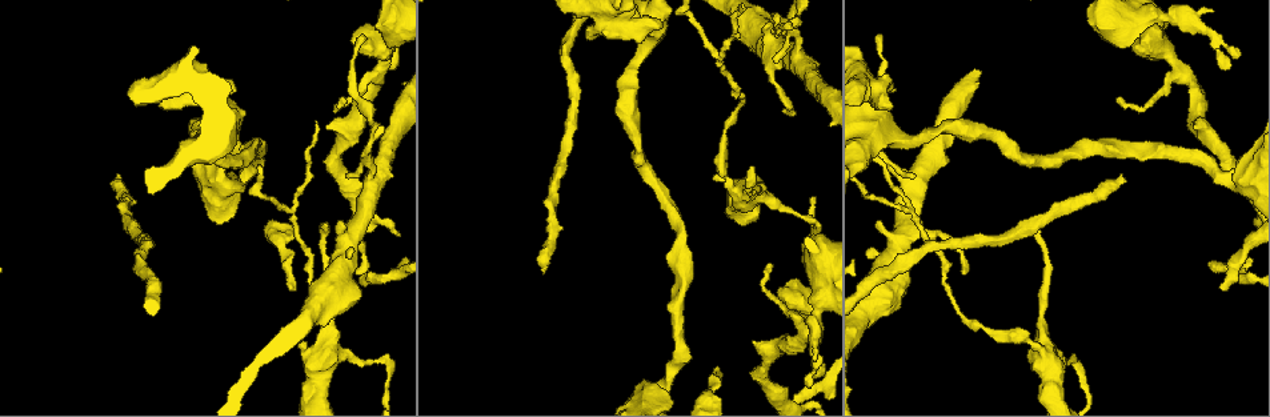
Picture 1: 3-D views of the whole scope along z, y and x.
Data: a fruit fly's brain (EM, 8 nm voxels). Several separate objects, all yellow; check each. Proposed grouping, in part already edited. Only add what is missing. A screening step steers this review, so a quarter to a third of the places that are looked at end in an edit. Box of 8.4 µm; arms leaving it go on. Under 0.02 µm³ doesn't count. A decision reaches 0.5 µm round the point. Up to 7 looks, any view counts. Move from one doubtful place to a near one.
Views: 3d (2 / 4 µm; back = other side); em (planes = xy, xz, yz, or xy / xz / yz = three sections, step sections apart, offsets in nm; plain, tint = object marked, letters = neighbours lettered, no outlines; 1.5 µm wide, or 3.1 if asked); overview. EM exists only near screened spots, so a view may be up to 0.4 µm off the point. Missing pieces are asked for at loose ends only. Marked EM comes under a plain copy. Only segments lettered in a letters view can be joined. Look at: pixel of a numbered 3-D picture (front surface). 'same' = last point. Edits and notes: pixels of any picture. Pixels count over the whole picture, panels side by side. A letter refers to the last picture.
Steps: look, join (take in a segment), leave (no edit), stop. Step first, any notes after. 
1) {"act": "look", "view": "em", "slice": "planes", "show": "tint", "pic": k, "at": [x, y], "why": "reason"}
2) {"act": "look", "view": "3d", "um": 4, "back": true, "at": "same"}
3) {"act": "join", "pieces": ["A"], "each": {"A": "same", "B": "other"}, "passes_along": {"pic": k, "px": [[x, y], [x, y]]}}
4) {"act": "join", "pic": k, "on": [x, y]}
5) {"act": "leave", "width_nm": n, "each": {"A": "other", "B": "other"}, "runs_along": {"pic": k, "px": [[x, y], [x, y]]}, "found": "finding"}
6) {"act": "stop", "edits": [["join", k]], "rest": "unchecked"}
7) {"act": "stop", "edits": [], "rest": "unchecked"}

{"act": "look", "view": "em", "slice": "xz", "step": 8, "show": "letters", "pic": 1, "at": [118, 177]}

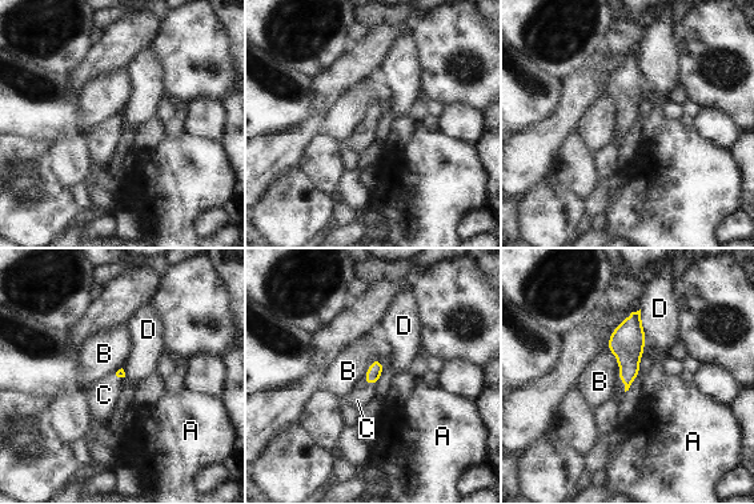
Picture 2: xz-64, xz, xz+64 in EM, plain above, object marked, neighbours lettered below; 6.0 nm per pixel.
{"act": "join", "pic": 2, "on": [365, 392], "each": {"A": "other", "B": "other", "C": "same", "D": "other"}, "passes_along": {"pic": 2, "px": [[376, 368], [369, 383], [365, 392]]}, "found": "the neuron continues"}

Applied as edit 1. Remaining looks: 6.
{"act": "look", "view": "overview"}

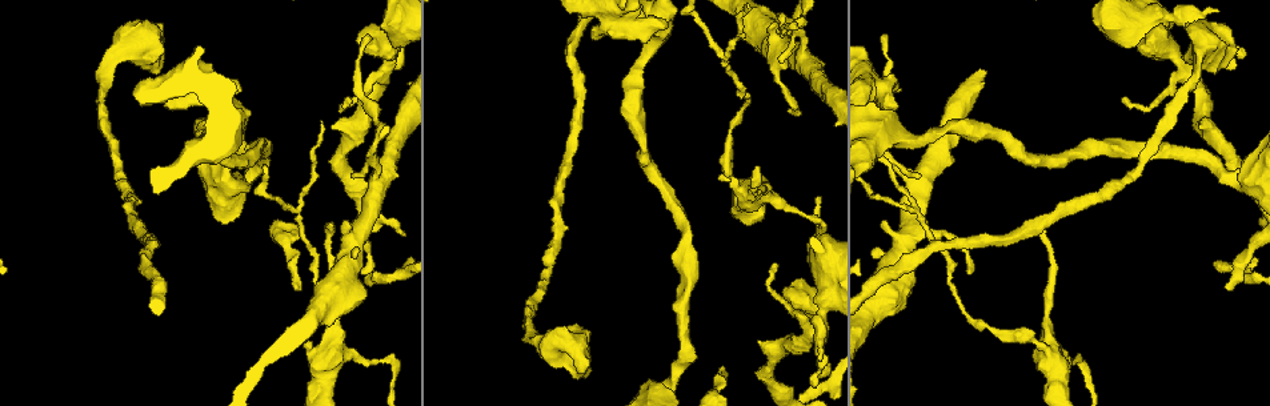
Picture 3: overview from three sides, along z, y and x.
{"act": "look", "view": "em", "slice": "yz", "step": 8, "show": "letters", "pic": 3, "at": [1189, 49], "why": "thick end"}

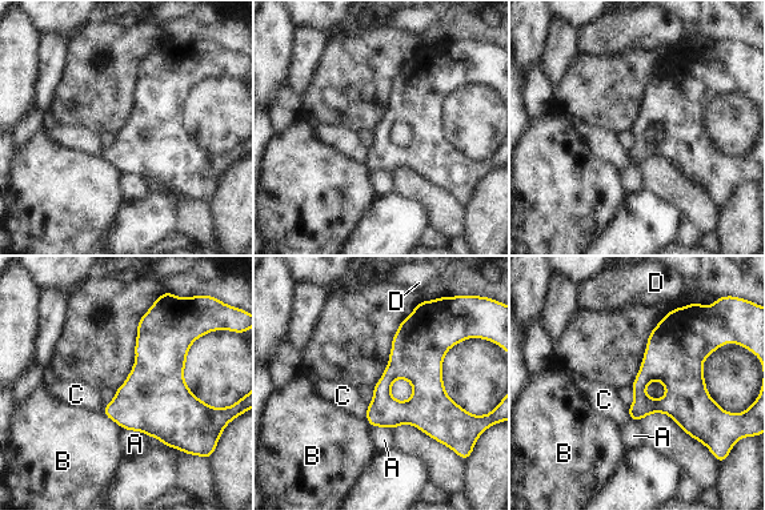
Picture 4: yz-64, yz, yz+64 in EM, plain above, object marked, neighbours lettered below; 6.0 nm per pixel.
{"act": "look", "view": "em", "slice": "planes", "show": "letters", "at": "same", "why": "cut it another way"}

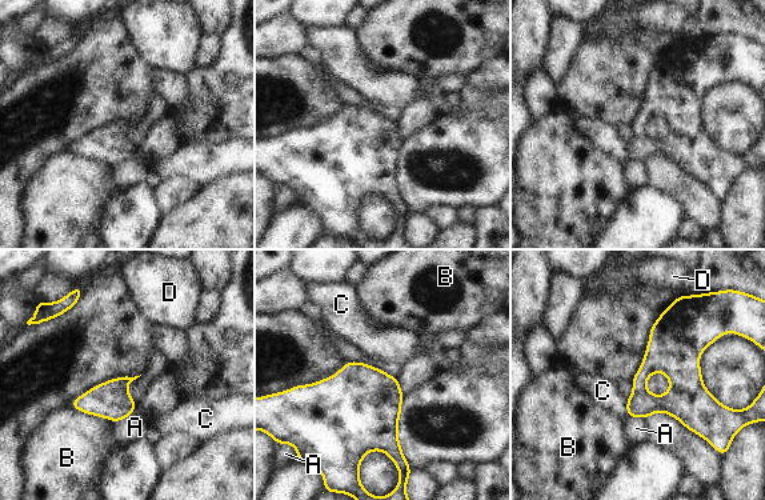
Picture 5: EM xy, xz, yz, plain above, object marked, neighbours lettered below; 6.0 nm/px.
{"act": "leave", "longest_contact_nm": ["B", 300], "each": {"A": "other", "B": "other", "C": "other", "D": "other"}, "found": "no lettered segment goes on from it"}

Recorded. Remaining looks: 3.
{"act": "look", "view": "3d", "um": 4, "pic": 3, "at": [813, 388], "why": "branch stops here"}

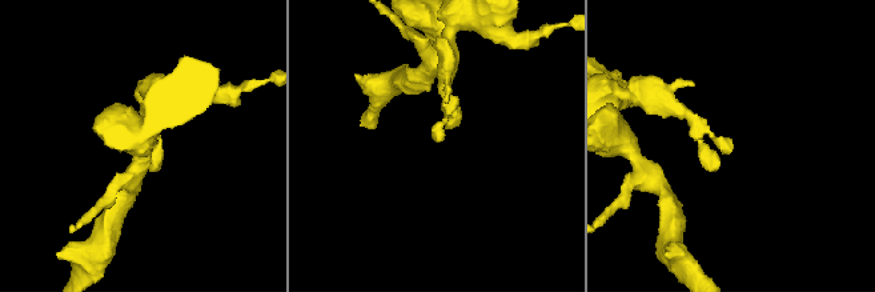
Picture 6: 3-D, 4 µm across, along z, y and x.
{"act": "look", "view": "em", "slice": "xz", "step": 8, "show": "tint", "pic": 6, "at": [436, 142]}

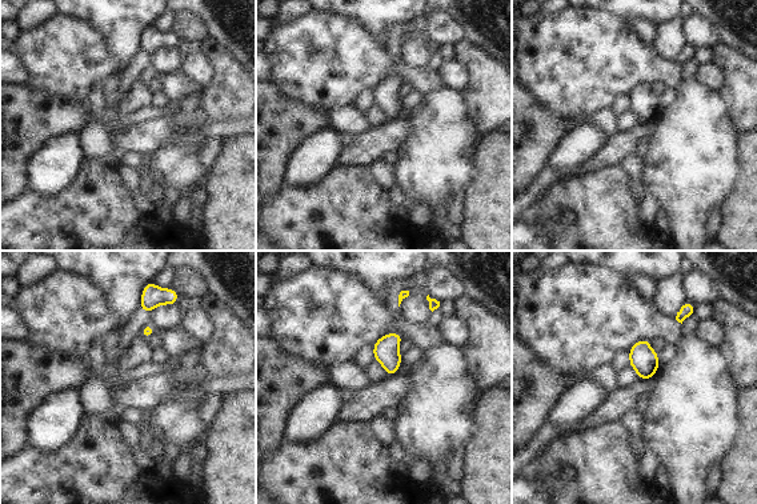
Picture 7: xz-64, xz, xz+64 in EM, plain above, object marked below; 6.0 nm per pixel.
{"act": "look", "view": "em", "slice": "planes", "show": "letters", "at": "same", "why": "cut it another way"}

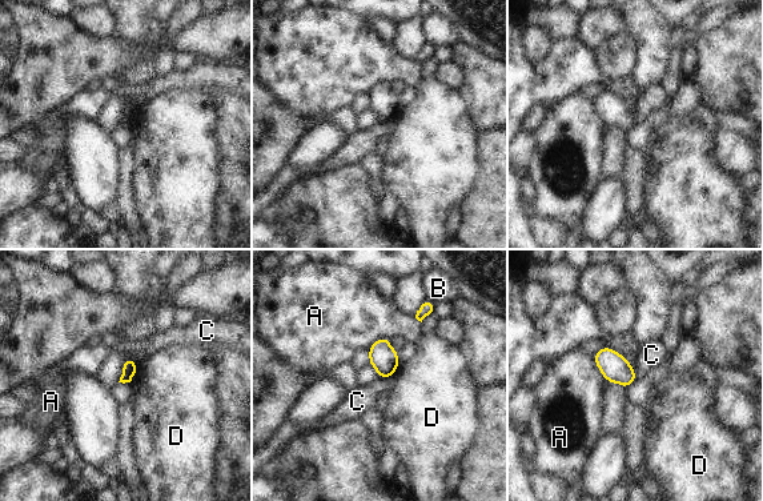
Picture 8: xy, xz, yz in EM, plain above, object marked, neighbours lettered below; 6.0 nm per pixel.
{"act": "leave", "each": {"A": "other", "B": "other", "C": "other", "D": "other"}, "border": {"pic": 8, "px": [[127, 356], [137, 364]]}, "found": "none of them fits"}

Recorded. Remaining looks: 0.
{"act": "stop", "edits": [["join", 2]], "rest": "unchecked"}

